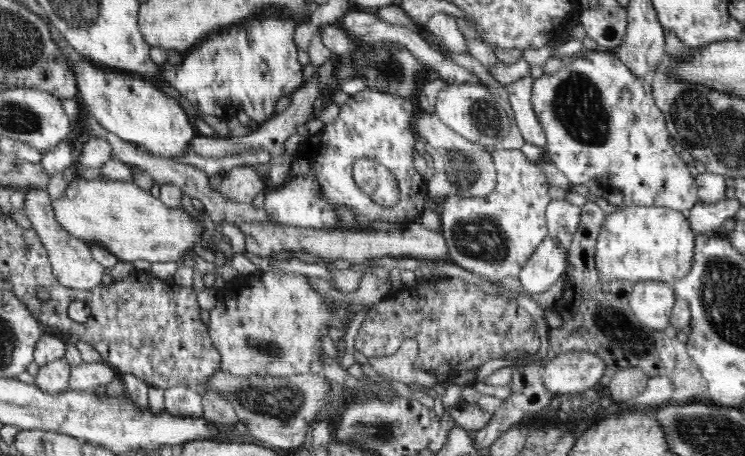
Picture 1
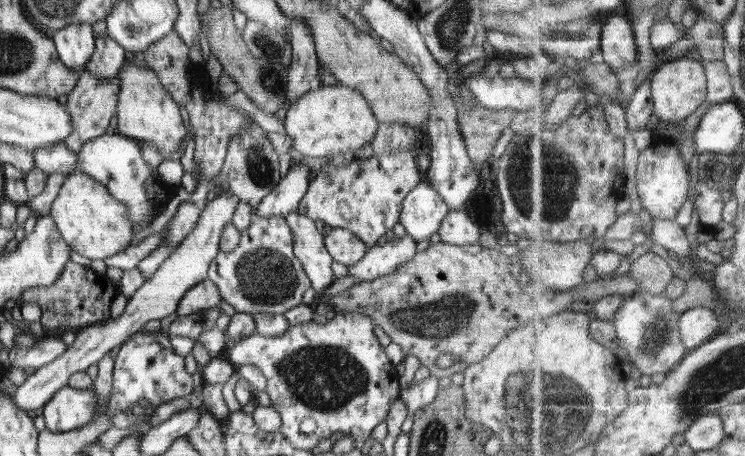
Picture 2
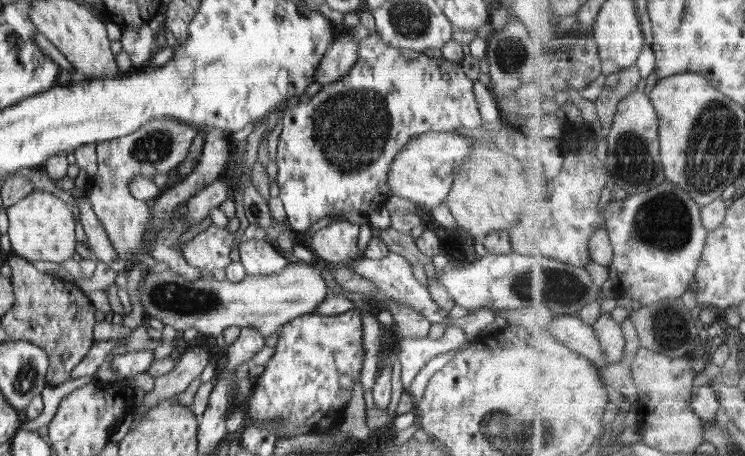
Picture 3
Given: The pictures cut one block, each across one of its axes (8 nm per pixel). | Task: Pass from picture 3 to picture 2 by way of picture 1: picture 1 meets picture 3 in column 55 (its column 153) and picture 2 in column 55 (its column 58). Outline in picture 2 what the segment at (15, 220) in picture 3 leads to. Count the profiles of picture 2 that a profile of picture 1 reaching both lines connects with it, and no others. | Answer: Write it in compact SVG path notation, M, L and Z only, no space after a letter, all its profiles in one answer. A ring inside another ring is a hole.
M80 172L66 177L49 214L71 250L91 260L104 260L124 250L134 234L127 208L103 184Z

